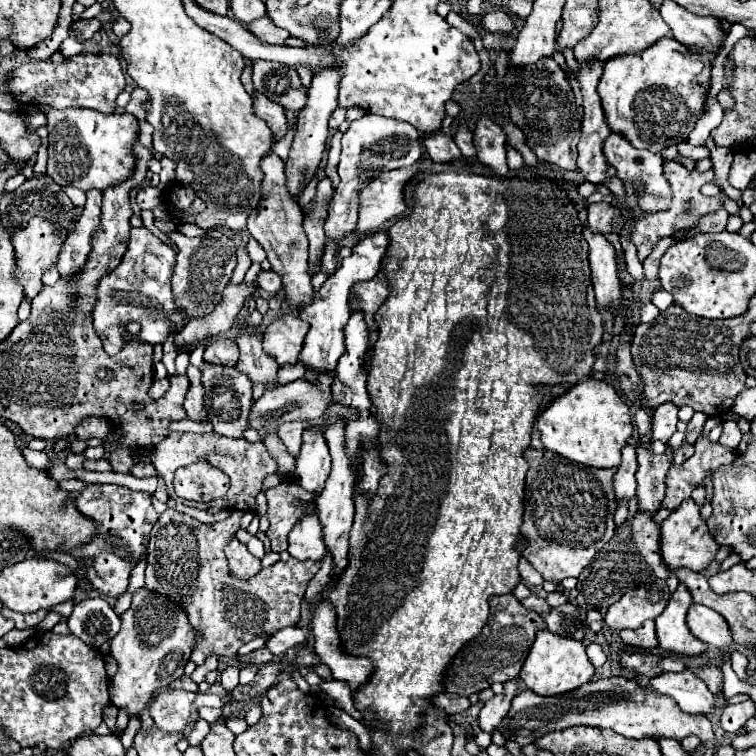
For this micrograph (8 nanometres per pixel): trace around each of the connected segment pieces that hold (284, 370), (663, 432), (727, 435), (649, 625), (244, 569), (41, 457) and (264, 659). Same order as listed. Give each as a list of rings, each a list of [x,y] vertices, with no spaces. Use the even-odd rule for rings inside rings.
[[[294,363],[294,367],[280,367],[280,371],[278,371],[278,385],[292,383],[294,379],[300,379],[304,375],[306,375],[306,367],[302,367],[302,363]]]
[[[662,403],[660,407],[654,409],[652,439],[668,441],[672,437],[672,433],[676,431],[676,423],[678,423],[676,413],[678,413],[678,407],[674,407],[674,403]]]
[[[722,419],[722,435],[720,435],[720,445],[736,449],[740,439],[742,439],[742,431],[738,429],[738,421],[736,419]]]
[[[646,621],[638,629],[624,629],[624,631],[620,631],[620,637],[622,637],[624,645],[630,645],[630,647],[638,647],[638,649],[646,649],[646,651],[652,651],[658,647],[654,621]]]
[[[232,539],[226,549],[226,559],[228,559],[228,567],[230,567],[230,573],[238,579],[250,579],[254,577],[262,567],[260,567],[260,561],[256,557],[252,557],[246,549],[244,543],[240,543],[238,539]]]
[[[24,447],[22,455],[24,455],[24,459],[26,459],[26,463],[30,467],[34,467],[34,469],[48,469],[50,459],[48,459],[48,455],[44,451],[32,451],[32,449]]]
[[[262,647],[258,651],[252,651],[250,655],[236,655],[236,659],[242,665],[262,665],[262,663],[270,663],[274,659],[274,655],[270,655],[270,651]]]

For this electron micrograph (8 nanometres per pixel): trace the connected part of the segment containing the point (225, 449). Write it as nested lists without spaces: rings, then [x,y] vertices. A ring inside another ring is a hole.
[[[214,431],[212,433],[204,433],[204,435],[196,435],[196,433],[170,433],[170,435],[166,435],[166,439],[162,439],[162,443],[158,443],[158,447],[154,447],[154,451],[152,451],[152,463],[154,463],[156,471],[164,477],[170,498],[178,503],[183,503],[200,510],[207,510],[213,506],[217,506],[224,507],[224,509],[254,511],[256,509],[256,495],[260,493],[264,477],[270,475],[270,473],[278,473],[276,459],[266,451],[264,443],[250,443],[246,439],[228,439],[228,437],[222,437],[222,435],[214,435]],[[206,459],[210,461],[210,465],[218,467],[220,471],[224,471],[230,477],[228,495],[224,495],[222,499],[216,499],[208,503],[192,502],[178,497],[174,491],[174,487],[172,487],[174,471],[178,467],[188,465],[188,463],[206,461]]]

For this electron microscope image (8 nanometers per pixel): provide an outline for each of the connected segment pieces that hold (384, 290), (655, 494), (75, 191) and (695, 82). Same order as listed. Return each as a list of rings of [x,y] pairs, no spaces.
[[[378,271],[378,275],[370,281],[356,283],[354,295],[350,295],[350,311],[362,311],[366,315],[366,325],[370,331],[370,349],[374,349],[374,343],[378,339],[374,313],[386,301],[388,295],[390,295],[390,287],[388,287],[388,279],[384,271]]]
[[[638,441],[636,453],[638,453],[638,473],[636,473],[638,509],[656,513],[660,509],[660,501],[664,499],[664,489],[666,489],[664,477],[672,467],[672,459],[674,459],[672,449],[670,445],[666,445],[666,451],[662,455],[656,455]]]
[[[71,185],[63,187],[63,191],[68,195],[73,205],[76,207],[84,207],[86,203],[86,193]]]
[[[666,37],[638,55],[622,55],[604,63],[604,73],[598,83],[602,109],[610,131],[618,131],[630,139],[630,145],[660,153],[666,147],[682,143],[694,129],[698,117],[704,113],[706,83],[710,79],[710,63],[702,55],[690,53],[682,43]]]

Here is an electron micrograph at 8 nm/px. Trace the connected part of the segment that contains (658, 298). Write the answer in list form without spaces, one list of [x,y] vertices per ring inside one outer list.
[[[656,289],[654,293],[652,293],[652,297],[650,297],[650,301],[660,309],[660,311],[664,311],[672,301],[674,301],[674,297],[670,295],[670,293],[666,293],[664,289]]]

